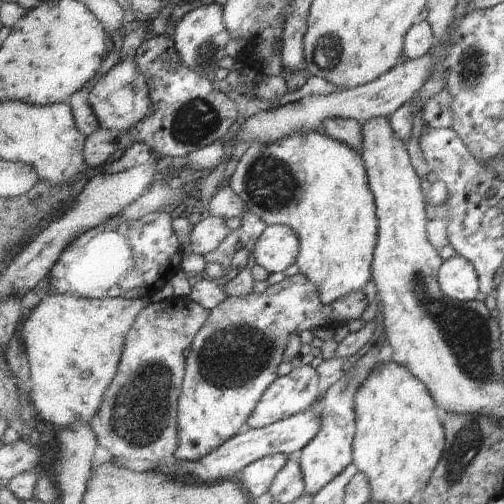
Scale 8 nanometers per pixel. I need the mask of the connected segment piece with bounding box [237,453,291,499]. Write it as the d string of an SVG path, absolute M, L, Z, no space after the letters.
M274 454L245 467L237 480L246 488L254 499L270 492L277 475L285 468L291 458L288 454Z

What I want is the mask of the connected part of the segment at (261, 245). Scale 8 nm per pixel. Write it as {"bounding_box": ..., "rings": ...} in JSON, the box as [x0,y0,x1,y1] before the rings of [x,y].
{"bounding_box":[252,224,300,274],"rings":[[[269,224],[252,252],[256,264],[269,274],[275,274],[285,272],[289,266],[298,264],[300,248],[300,238],[290,226]]]}

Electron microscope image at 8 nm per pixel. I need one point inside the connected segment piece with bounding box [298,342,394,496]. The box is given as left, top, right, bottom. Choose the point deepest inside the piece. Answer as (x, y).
(327, 456)

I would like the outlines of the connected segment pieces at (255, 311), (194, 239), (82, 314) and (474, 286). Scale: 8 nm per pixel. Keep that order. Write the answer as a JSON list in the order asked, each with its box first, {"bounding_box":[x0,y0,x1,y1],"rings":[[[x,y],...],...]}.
[{"bounding_box":[174,272,369,461],"rings":[[[301,272],[271,285],[261,294],[254,290],[242,297],[230,294],[219,306],[211,310],[203,328],[197,333],[195,344],[187,352],[186,377],[178,402],[180,445],[174,454],[177,460],[199,461],[244,431],[257,403],[279,378],[277,370],[283,362],[290,336],[304,327],[307,330],[336,330],[343,325],[354,327],[365,311],[369,310],[369,305],[369,298],[363,291],[351,291],[333,304],[327,304],[322,301],[318,286]]]},{"bounding_box":[190,216,229,258],"rings":[[[209,216],[194,225],[190,232],[190,249],[205,258],[229,236],[229,228],[222,218]]]},{"bounding_box":[18,291,149,427],"rings":[[[50,291],[29,311],[23,311],[18,338],[21,354],[29,363],[33,379],[30,398],[41,418],[60,427],[72,425],[73,422],[79,421],[79,418],[91,424],[94,414],[102,407],[105,391],[114,379],[115,372],[118,372],[128,330],[132,329],[138,314],[145,306],[149,306],[148,299],[88,299],[74,294]]]},{"bounding_box":[438,255,480,301],"rings":[[[463,255],[443,261],[438,278],[444,293],[460,301],[480,300],[480,278],[473,263]]]}]

